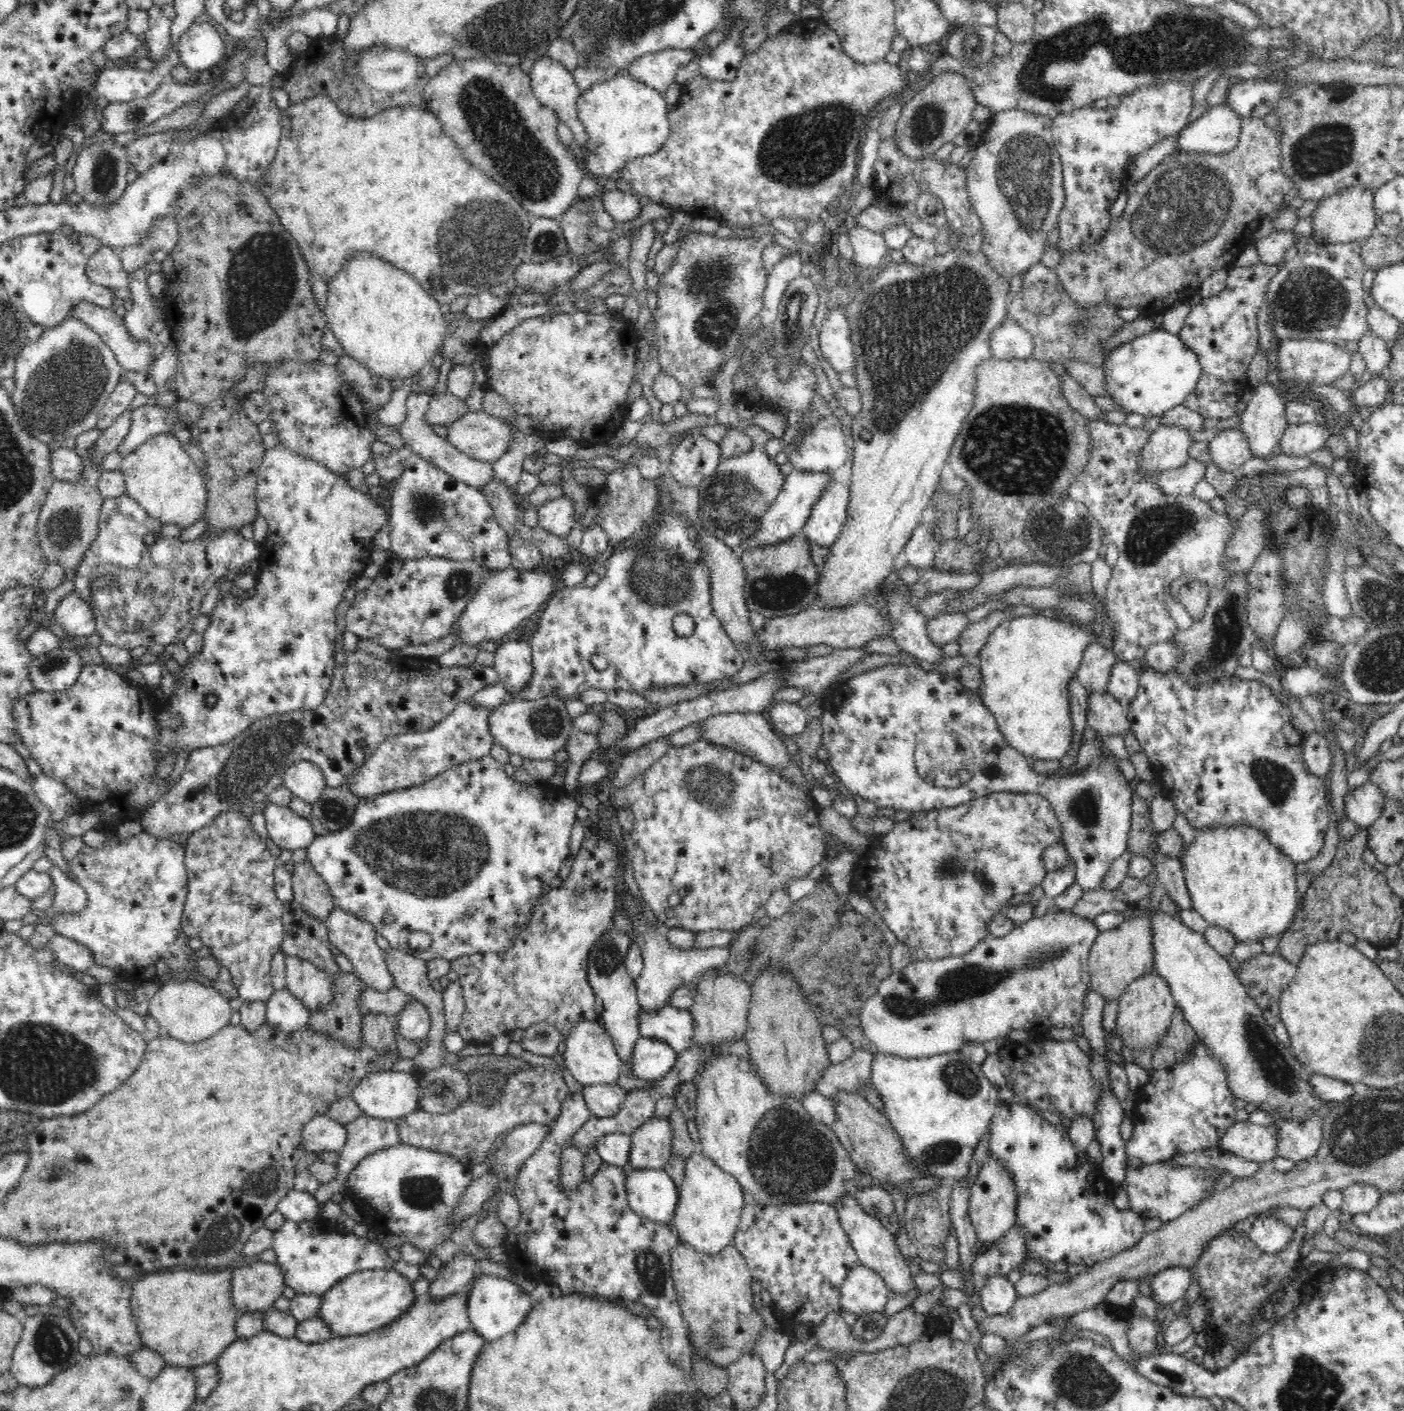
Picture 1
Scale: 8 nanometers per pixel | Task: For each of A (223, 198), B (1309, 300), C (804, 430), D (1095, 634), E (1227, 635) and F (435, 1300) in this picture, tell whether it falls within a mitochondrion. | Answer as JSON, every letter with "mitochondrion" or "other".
{"A":"other","B":"mitochondrion","C":"other","D":"other","E":"mitochondrion","F":"other"}

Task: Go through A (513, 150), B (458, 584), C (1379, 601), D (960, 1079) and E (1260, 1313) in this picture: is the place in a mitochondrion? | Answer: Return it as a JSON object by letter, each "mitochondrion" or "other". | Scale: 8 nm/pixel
{"A":"mitochondrion","B":"mitochondrion","C":"mitochondrion","D":"mitochondrion","E":"other"}

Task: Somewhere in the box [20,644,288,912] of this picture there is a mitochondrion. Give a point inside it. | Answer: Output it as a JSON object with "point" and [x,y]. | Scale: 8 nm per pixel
{"point":[49,664]}

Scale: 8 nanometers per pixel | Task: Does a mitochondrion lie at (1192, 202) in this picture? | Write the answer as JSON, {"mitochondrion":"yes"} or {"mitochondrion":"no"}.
{"mitochondrion":"yes"}

